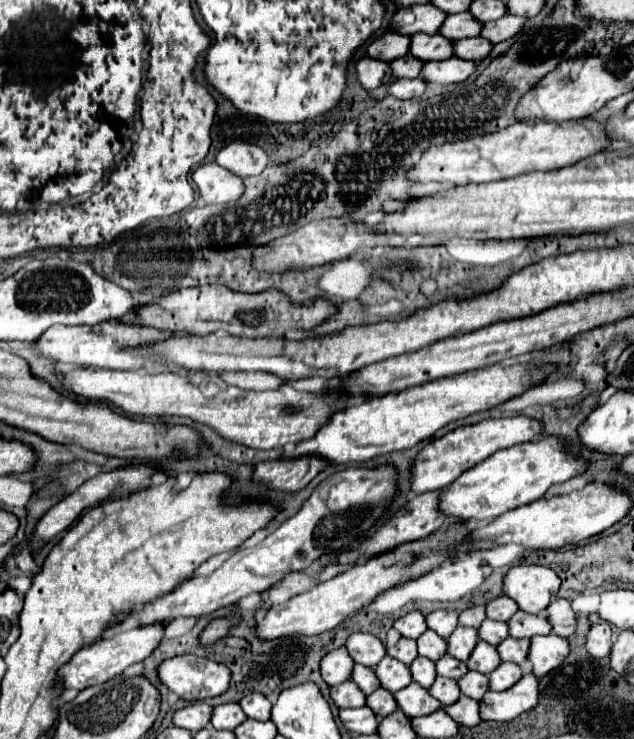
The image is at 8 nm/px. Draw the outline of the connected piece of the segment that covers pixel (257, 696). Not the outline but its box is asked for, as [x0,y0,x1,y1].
[239,693,271,721]

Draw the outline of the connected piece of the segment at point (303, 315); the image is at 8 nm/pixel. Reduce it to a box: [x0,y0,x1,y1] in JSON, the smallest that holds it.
[131,285,335,337]

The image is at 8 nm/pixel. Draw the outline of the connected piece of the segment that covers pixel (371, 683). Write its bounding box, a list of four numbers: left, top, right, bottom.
[351,665,379,695]

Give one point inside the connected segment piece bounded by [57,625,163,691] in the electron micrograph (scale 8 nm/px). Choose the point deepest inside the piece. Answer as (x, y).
(92, 665)

